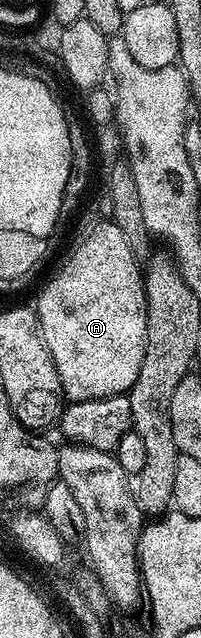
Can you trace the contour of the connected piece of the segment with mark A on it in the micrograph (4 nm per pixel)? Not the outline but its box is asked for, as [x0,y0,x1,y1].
[34,220,146,402]

